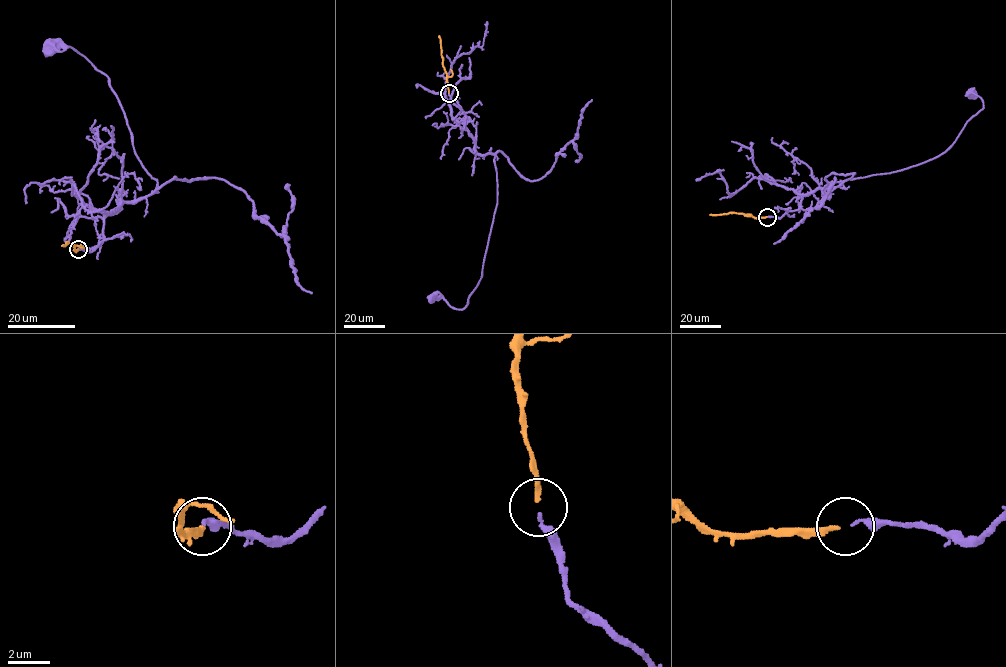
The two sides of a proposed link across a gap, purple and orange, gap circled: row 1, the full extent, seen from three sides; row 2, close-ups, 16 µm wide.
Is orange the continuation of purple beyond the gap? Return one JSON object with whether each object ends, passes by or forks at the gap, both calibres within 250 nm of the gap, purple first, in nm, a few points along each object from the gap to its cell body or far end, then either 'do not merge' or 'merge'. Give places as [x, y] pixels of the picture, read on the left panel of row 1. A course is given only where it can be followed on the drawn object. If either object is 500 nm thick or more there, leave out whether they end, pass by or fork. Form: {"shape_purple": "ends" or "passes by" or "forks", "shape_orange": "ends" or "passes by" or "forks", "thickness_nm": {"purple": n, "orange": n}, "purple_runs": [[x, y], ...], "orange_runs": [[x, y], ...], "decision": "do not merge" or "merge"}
{"shape_purple": "ends", "shape_orange": "ends", "thickness_nm": {"purple": 160, "orange": 240}, "purple_runs": [[78, 249], [92, 251], [104, 239], [104, 218], [157, 183], [135, 153], [109, 78], [67, 45], [51, 45]], "orange_runs": [[78, 249], [68, 242], [62, 246]], "decision": "merge"}

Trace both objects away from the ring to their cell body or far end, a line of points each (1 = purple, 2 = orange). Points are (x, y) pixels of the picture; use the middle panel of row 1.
1: (448, 94), (475, 150), (494, 155), (497, 204), (482, 276), (467, 304), (453, 308), (432, 299)
2: (448, 93), (439, 36)

